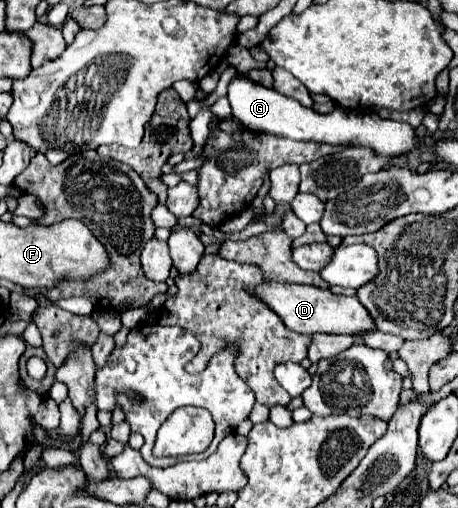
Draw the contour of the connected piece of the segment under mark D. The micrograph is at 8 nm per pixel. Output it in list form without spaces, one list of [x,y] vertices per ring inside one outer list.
[[[267,282],[253,290],[269,308],[273,308],[283,324],[299,334],[315,334],[315,332],[327,332],[327,334],[349,334],[357,336],[359,332],[371,332],[375,328],[375,320],[371,320],[371,314],[367,314],[367,308],[359,302],[357,296],[341,296],[333,294],[319,286],[301,286],[301,284],[275,284]]]

